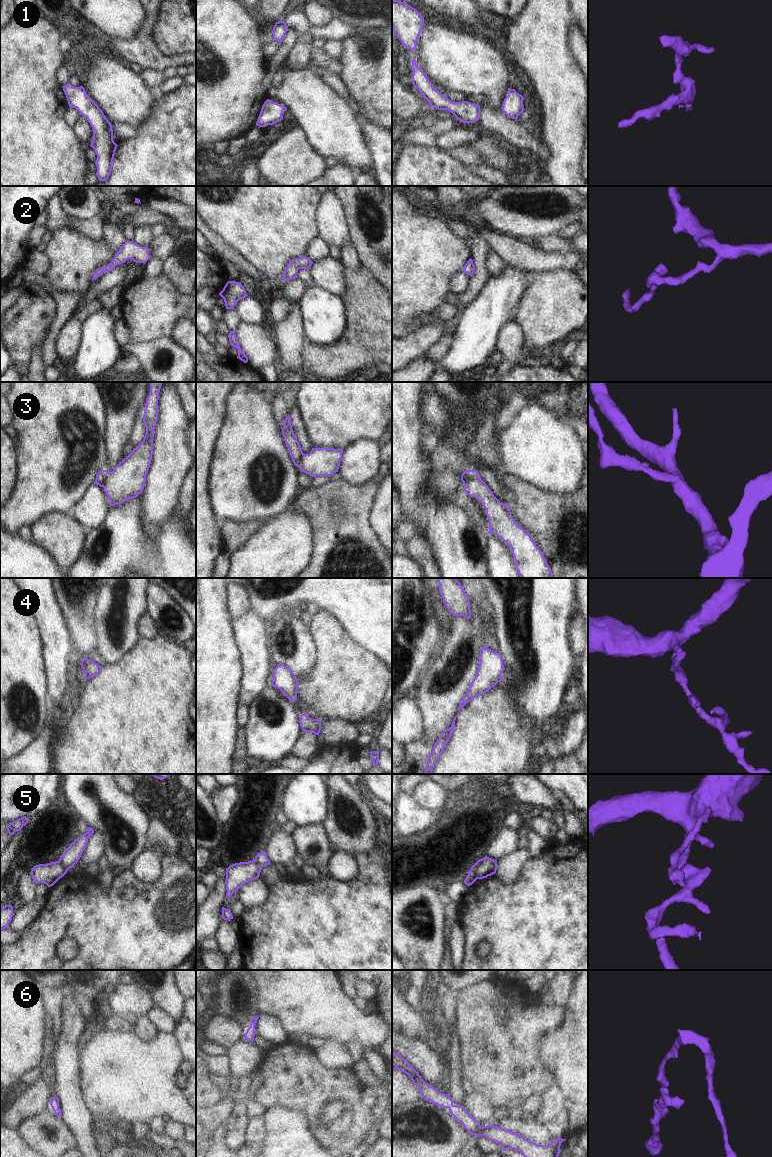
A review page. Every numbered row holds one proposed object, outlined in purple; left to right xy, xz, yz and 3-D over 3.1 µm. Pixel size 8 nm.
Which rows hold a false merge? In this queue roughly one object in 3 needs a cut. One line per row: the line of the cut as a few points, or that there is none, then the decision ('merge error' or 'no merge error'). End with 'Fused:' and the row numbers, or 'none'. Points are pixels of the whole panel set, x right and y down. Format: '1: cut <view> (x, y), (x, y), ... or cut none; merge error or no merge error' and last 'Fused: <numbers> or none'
1: cut none; no merge error
2: cut none; no merge error
3: cut yz (477, 475), (466, 477), (463, 483); merge error
4: cut none; no merge error
5: cut yz (486, 856), (478, 866), (476, 879); merge error
6: cut none; no merge error
Fused: 3, 5

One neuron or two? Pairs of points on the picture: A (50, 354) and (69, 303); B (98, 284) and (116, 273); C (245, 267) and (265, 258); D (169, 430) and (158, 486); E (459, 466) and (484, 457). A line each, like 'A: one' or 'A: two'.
A: one
B: one
C: two
D: one
E: two

